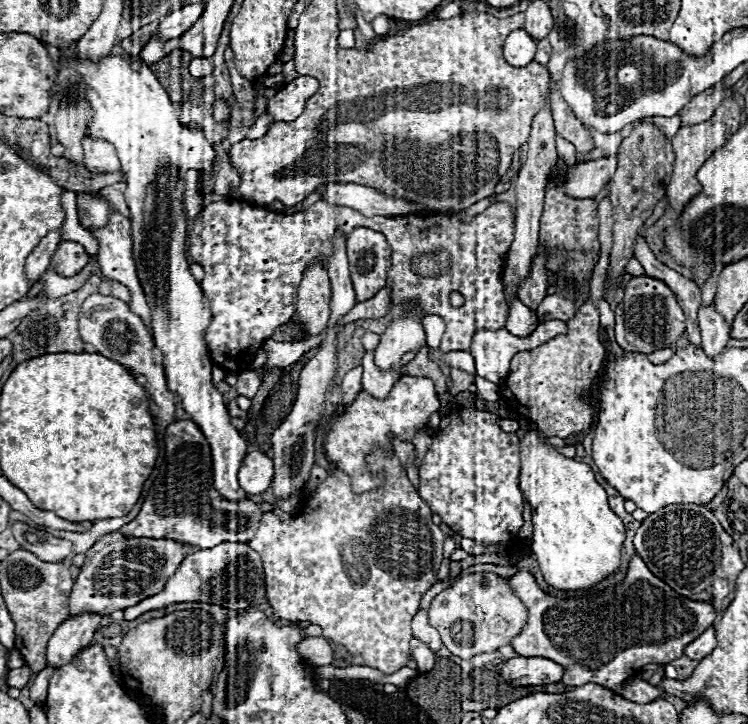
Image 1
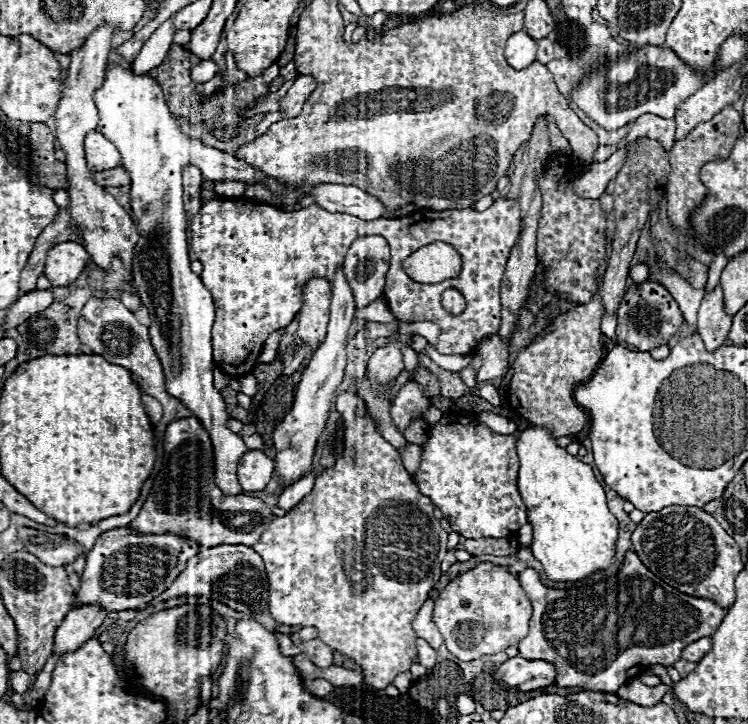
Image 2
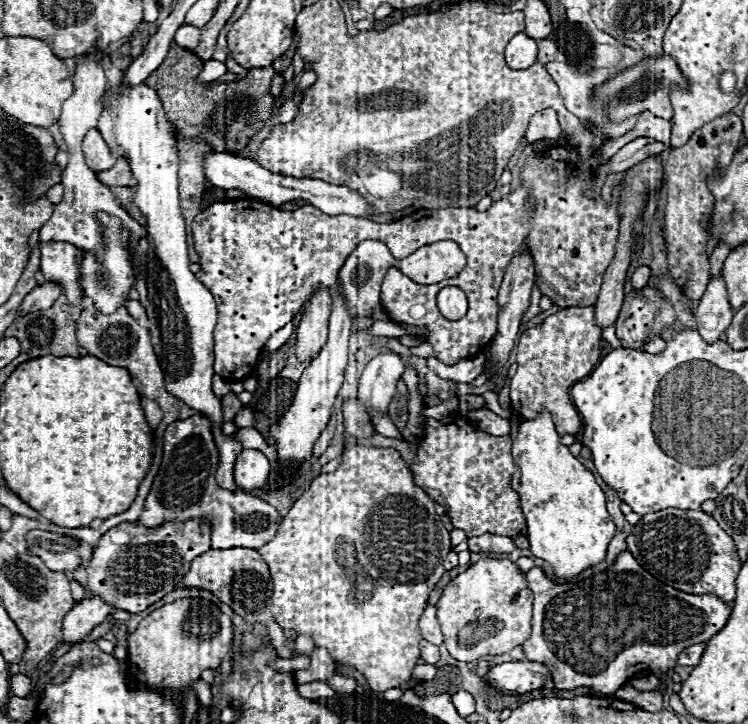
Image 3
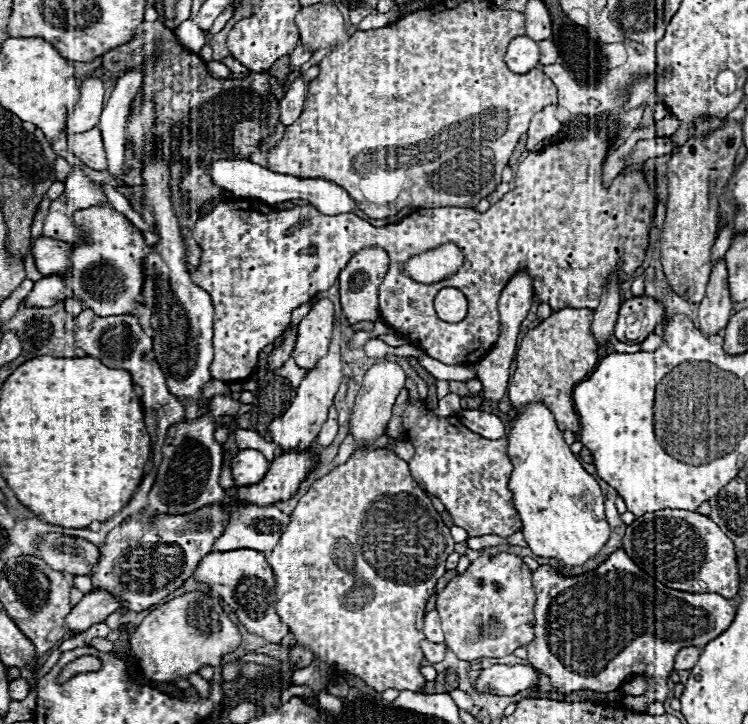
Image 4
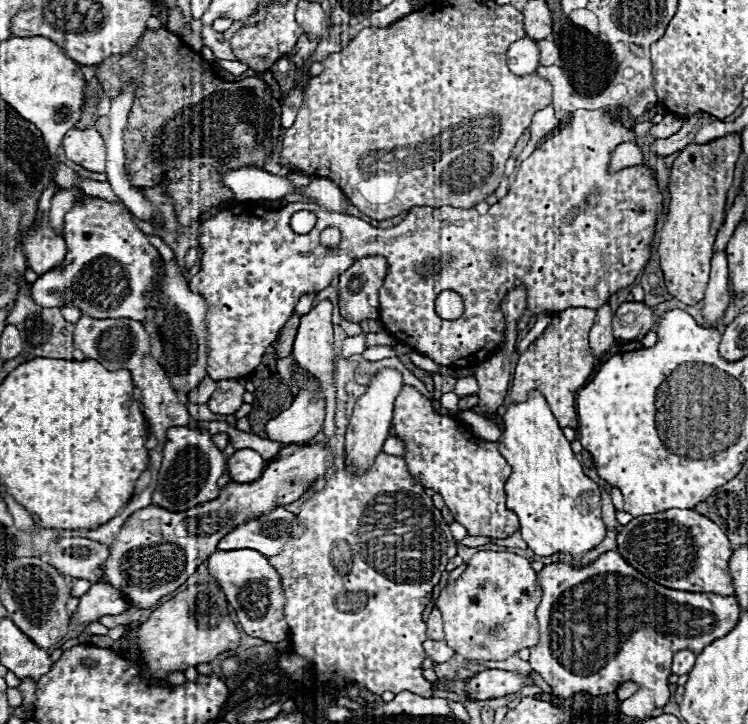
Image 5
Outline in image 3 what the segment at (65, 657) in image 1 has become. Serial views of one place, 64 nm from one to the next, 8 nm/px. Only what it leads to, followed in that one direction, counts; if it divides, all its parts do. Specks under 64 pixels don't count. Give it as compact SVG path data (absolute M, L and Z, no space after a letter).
M98 596L94 598L84 598L80 600L66 616L64 616L64 626L62 626L62 644L78 644L82 642L92 628L102 624L108 614L112 614L114 608L106 602L102 602Z

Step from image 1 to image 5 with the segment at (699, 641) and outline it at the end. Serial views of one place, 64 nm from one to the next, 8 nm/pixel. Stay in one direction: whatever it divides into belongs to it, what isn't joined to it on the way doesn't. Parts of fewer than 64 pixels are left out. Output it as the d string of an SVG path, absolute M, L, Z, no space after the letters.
M680 650L674 654L672 662L672 674L688 674L696 662L696 654L692 650Z

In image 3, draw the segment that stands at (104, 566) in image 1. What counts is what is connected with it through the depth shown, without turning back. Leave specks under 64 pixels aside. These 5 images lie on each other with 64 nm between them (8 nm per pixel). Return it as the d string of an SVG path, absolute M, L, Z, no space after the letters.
M194 520L188 522L166 522L160 528L144 528L138 522L124 522L108 530L100 540L88 572L86 596L100 596L104 602L118 610L142 612L162 596L174 590L184 578L190 562L210 548L210 526Z

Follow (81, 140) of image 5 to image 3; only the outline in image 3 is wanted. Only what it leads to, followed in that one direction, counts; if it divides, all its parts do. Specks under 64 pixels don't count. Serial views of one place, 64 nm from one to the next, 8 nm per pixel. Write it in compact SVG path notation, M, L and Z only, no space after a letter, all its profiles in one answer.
M88 130L88 134L84 136L84 142L82 142L82 148L84 148L84 158L86 158L86 164L94 170L94 172L102 172L102 170L108 170L116 164L116 158L112 156L112 150L110 146L104 142L102 134L98 130Z

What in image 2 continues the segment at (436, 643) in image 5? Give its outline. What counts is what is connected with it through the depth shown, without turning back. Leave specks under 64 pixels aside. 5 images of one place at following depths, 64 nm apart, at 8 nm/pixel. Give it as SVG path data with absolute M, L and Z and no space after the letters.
M416 640L416 652L418 652L418 664L422 664L424 668L434 668L436 664L436 650L428 646L428 642L424 640Z

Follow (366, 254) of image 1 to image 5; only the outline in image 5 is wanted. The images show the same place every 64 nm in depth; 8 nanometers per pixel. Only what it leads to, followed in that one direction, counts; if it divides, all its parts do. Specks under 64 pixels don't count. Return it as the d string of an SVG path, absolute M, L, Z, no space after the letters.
M364 256L340 274L338 306L344 320L362 322L378 318L378 290L386 272L386 258Z

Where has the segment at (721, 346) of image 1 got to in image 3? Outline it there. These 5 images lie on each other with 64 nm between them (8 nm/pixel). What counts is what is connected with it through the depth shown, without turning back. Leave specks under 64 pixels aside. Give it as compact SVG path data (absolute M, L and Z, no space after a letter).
M722 276L710 280L704 296L700 298L698 310L696 310L696 324L698 332L706 342L716 342L722 338L726 328L732 322L732 308L726 294L726 284Z

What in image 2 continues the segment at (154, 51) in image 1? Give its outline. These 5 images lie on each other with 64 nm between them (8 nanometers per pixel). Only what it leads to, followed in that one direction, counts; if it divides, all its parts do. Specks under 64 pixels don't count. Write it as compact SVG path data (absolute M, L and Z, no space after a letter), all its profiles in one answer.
M168 18L168 20L150 36L150 40L142 46L140 54L138 54L136 60L132 62L132 72L134 72L134 74L148 74L152 68L160 66L160 62L166 58L168 48L170 48L172 38L174 38L172 20L174 20L174 18Z

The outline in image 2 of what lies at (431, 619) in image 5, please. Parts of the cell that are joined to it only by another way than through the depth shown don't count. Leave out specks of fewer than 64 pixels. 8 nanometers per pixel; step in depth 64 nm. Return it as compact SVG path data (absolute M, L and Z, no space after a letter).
M430 600L424 602L424 606L416 614L416 618L412 620L412 628L418 638L426 640L434 650L438 650L444 644L444 638L440 636L440 632L436 630L436 626L432 622L432 608L434 608L434 604Z

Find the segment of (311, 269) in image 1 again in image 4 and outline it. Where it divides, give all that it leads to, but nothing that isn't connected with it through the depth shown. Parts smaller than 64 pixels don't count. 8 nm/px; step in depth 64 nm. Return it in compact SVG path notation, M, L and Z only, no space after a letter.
M328 298L312 302L310 312L298 324L298 336L294 346L294 360L302 368L314 368L314 364L328 352L332 332L334 306Z

